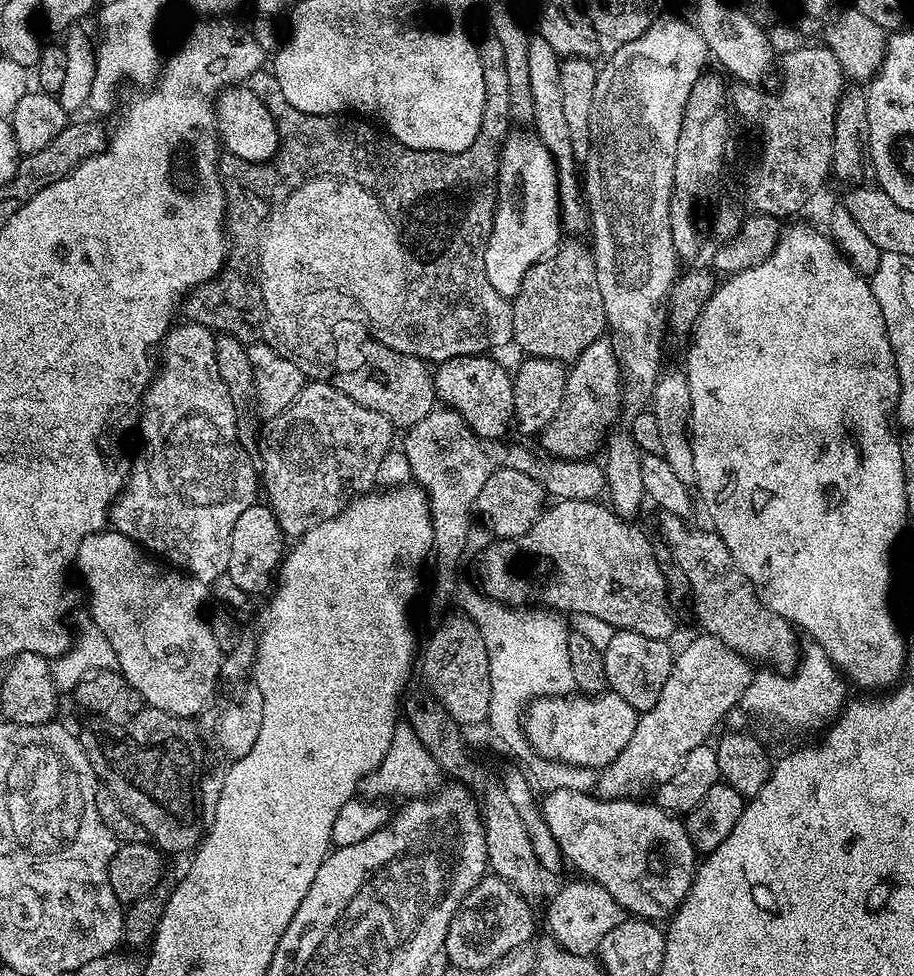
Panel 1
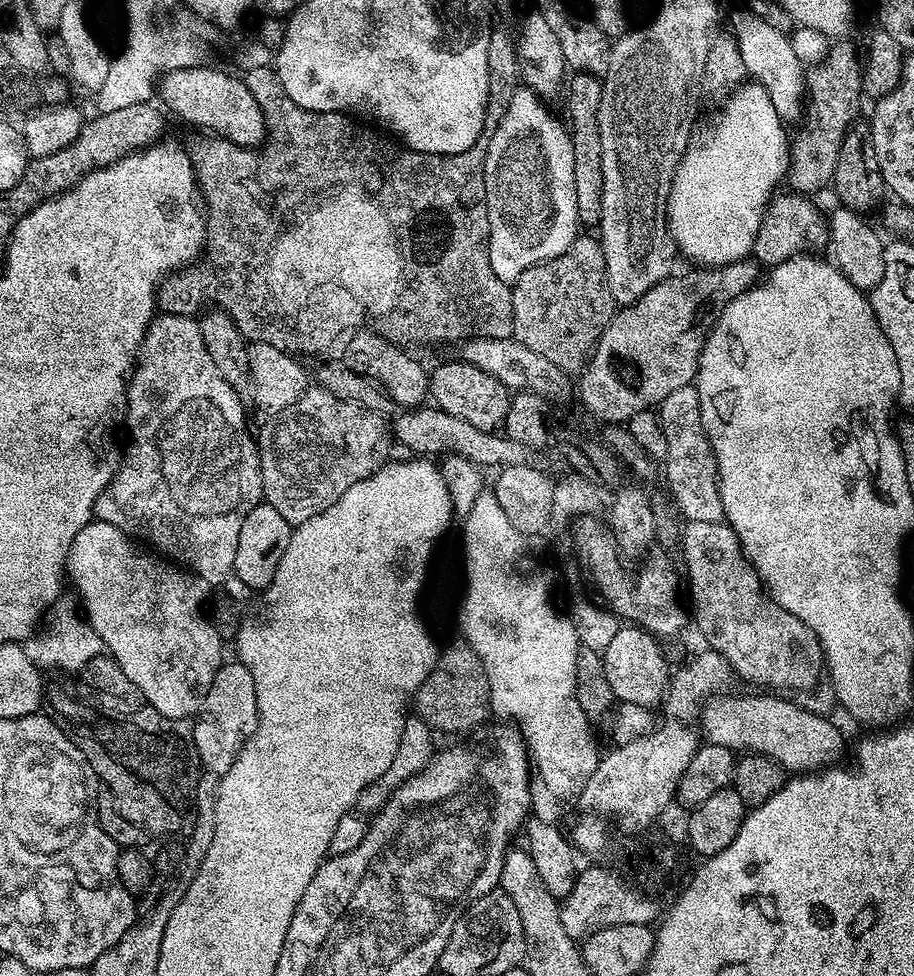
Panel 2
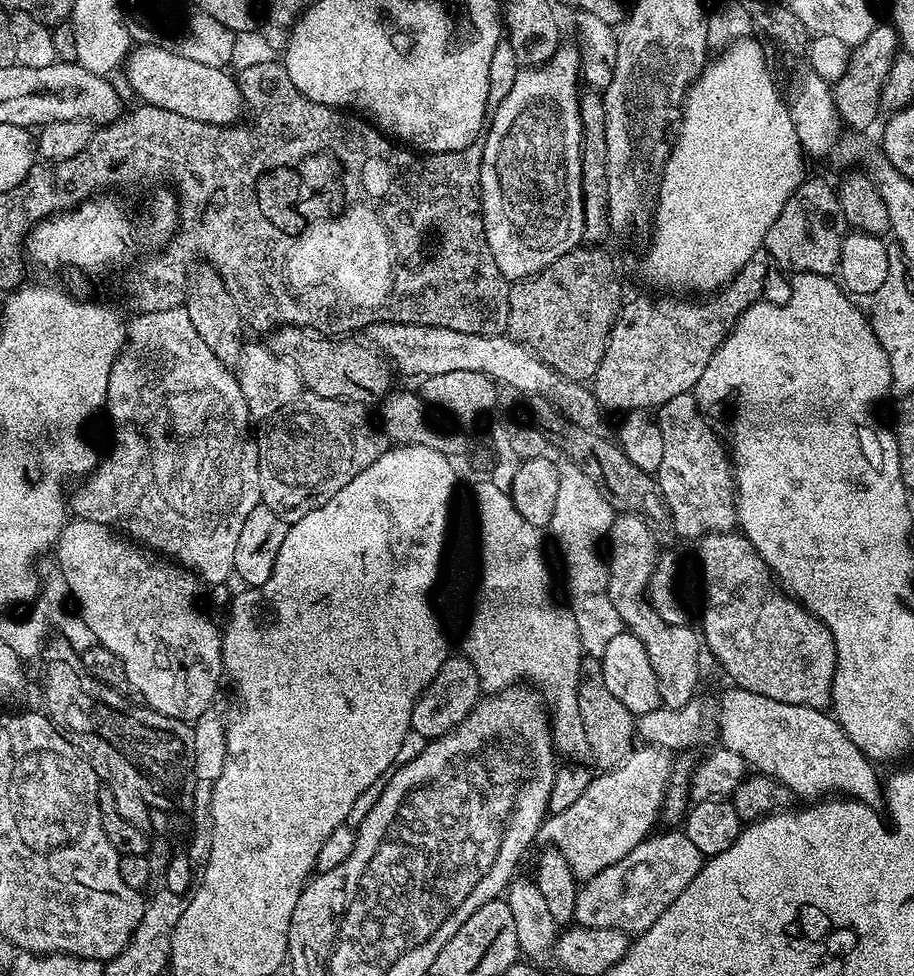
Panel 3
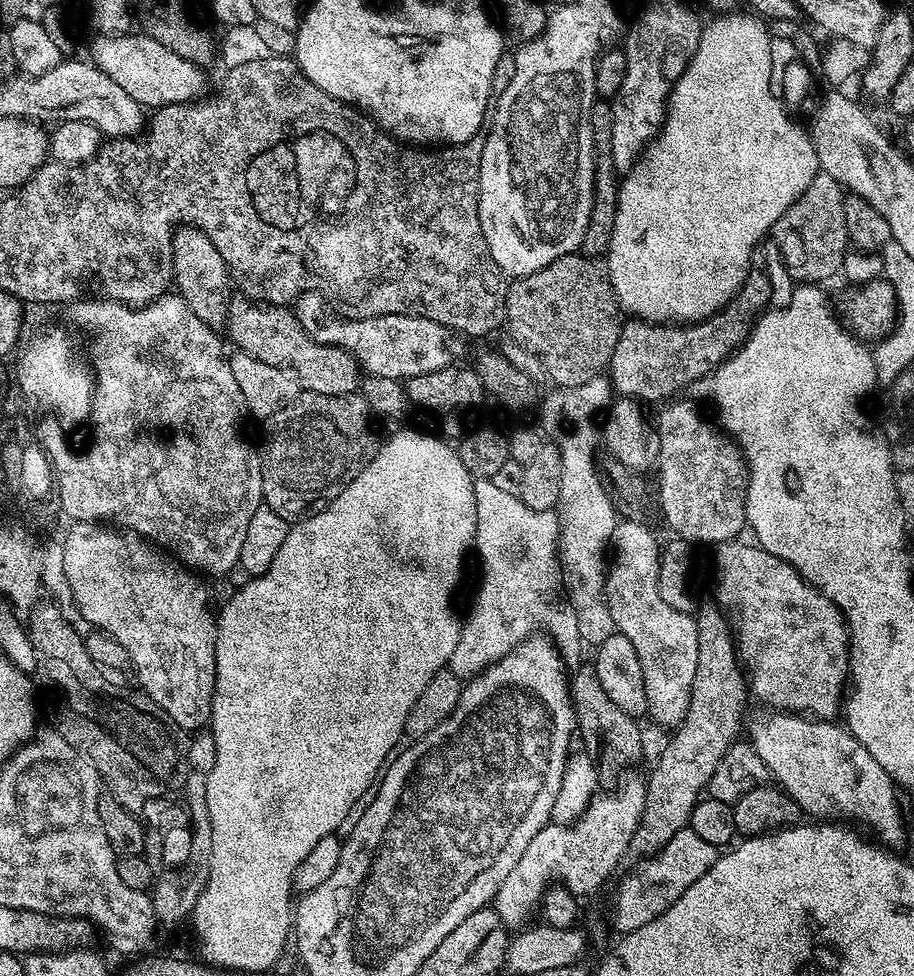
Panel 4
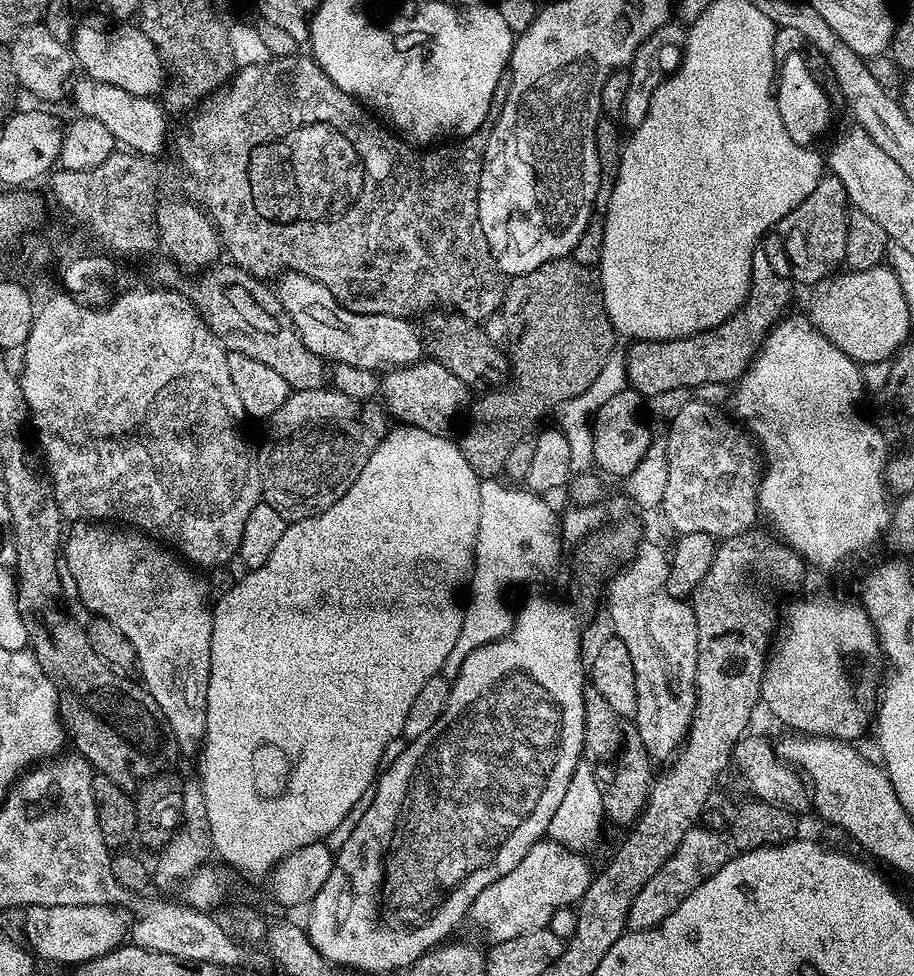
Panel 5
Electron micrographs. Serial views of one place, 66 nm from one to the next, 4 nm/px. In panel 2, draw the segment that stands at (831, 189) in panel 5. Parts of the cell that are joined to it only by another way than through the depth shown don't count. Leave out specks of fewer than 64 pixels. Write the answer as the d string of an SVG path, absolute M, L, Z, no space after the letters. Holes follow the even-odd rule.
M795 192L773 197L759 223L751 253L757 263L776 267L790 257L814 254L829 245L829 221L807 195Z

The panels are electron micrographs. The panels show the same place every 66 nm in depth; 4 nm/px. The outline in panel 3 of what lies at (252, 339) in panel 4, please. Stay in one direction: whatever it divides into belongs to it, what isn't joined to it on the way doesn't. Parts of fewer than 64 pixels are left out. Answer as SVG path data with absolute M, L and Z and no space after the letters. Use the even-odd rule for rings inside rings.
M281 326L267 337L266 347L278 354L278 358L288 360L298 370L300 381L305 389L322 398L351 400L354 404L365 406L379 405L380 401L393 391L392 376L394 368L385 357L367 343L359 344L356 338L330 341L327 335L317 334L307 328ZM272 336L272 337L271 337ZM368 347L368 348L367 348Z

